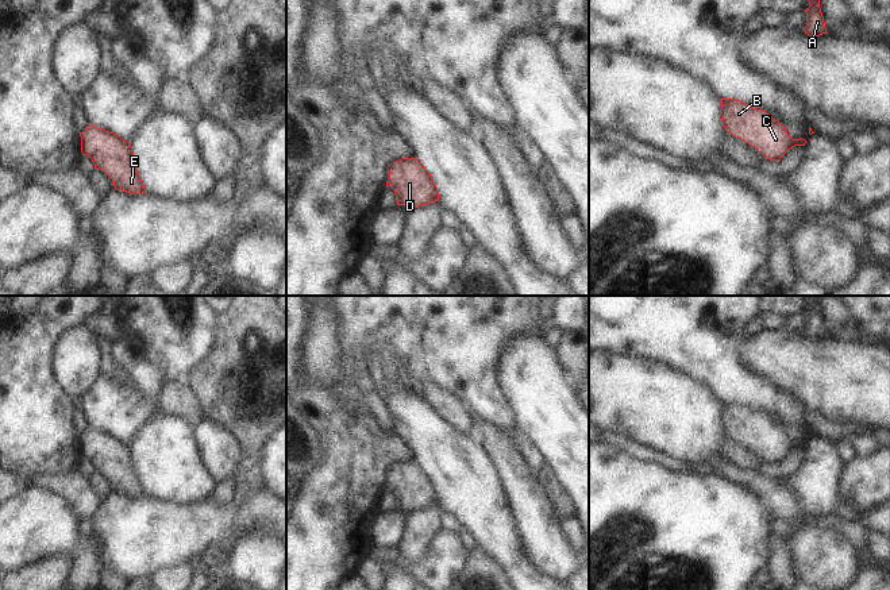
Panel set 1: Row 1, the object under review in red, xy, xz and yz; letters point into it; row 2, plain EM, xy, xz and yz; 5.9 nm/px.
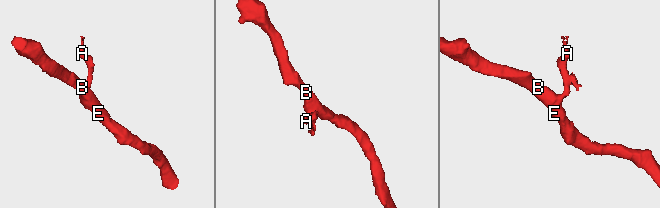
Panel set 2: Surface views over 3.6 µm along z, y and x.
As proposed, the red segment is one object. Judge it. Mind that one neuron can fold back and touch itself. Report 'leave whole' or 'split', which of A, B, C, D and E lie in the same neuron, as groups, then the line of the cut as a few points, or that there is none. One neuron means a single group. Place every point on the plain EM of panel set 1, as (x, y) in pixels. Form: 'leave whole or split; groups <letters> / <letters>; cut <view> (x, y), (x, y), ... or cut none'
leave whole; groups A B C D E; cut none

